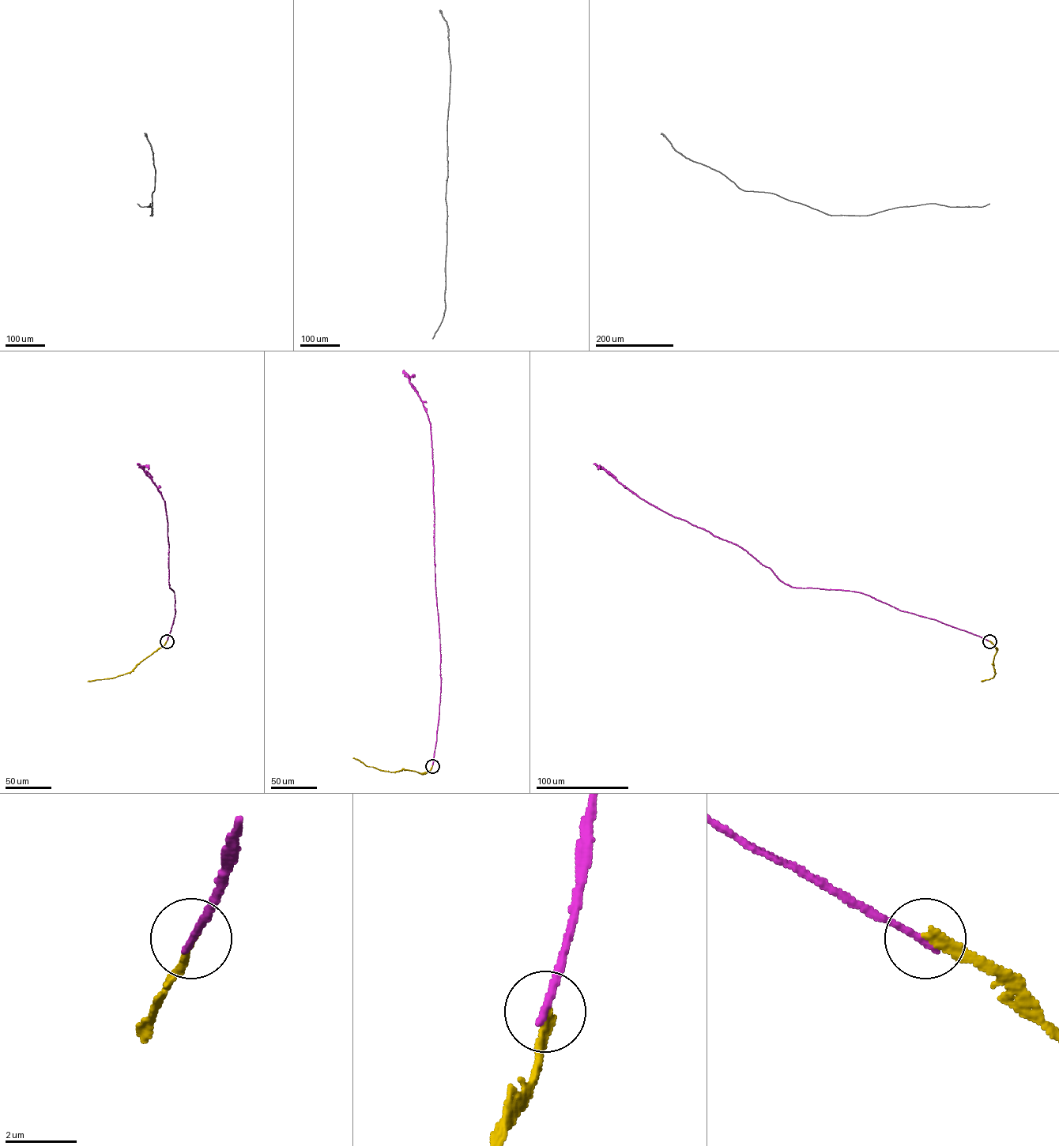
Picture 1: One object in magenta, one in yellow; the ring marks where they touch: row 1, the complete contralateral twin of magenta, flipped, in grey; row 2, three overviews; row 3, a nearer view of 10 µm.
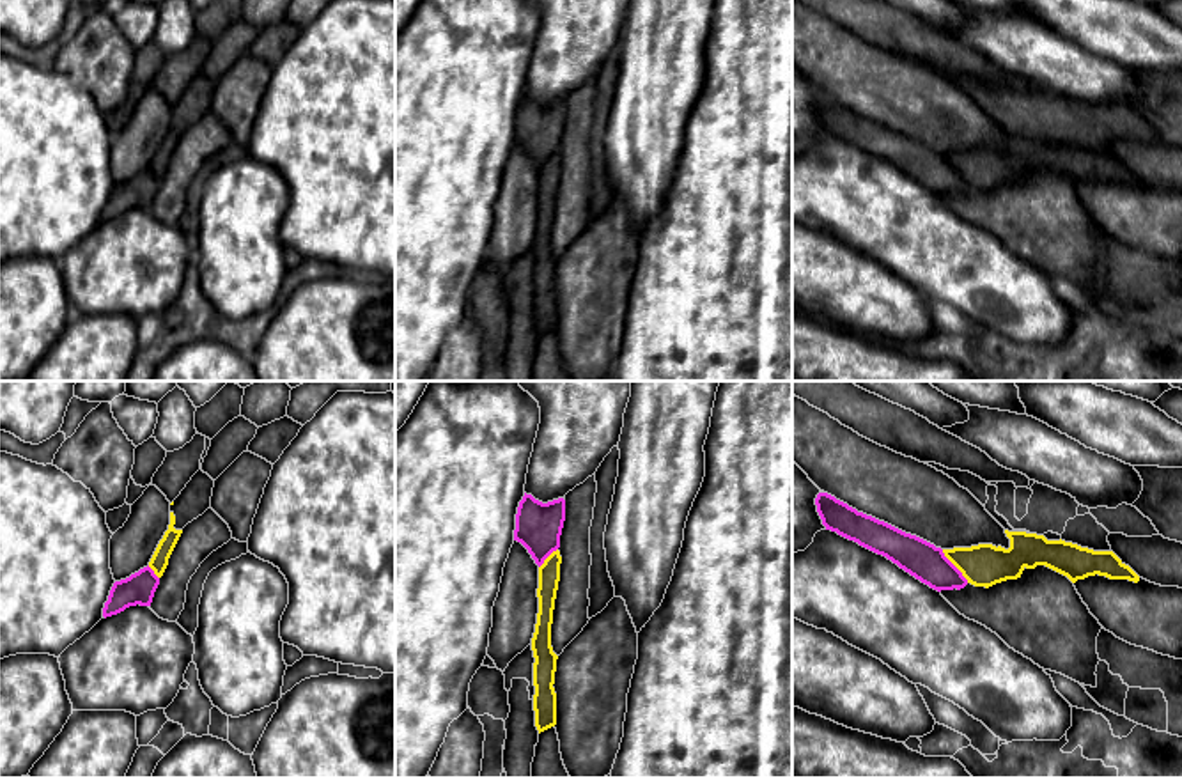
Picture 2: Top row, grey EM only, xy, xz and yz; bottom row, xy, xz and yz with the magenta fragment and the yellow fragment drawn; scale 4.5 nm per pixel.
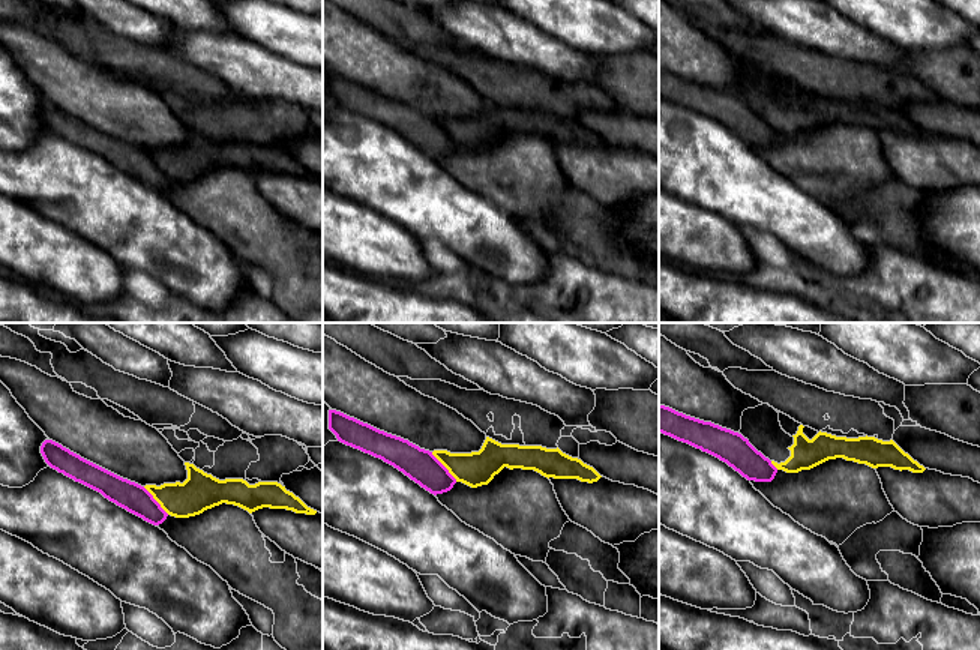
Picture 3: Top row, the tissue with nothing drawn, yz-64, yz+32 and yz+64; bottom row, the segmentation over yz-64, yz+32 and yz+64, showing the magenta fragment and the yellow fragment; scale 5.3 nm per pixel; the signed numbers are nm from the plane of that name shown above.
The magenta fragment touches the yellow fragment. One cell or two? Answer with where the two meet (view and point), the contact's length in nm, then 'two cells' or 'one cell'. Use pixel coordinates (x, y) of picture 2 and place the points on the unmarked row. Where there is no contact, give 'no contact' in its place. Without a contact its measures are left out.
yz (954, 169) | 200 nm | two cells

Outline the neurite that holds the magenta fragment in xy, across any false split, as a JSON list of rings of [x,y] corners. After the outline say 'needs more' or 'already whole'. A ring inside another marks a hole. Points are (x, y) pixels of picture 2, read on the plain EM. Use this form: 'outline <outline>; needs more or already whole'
outline [[[147,168],[126,183],[115,184],[108,204],[103,211],[103,220],[112,220],[124,214],[129,209],[151,209],[154,195],[159,188],[159,181]]]; already whole

